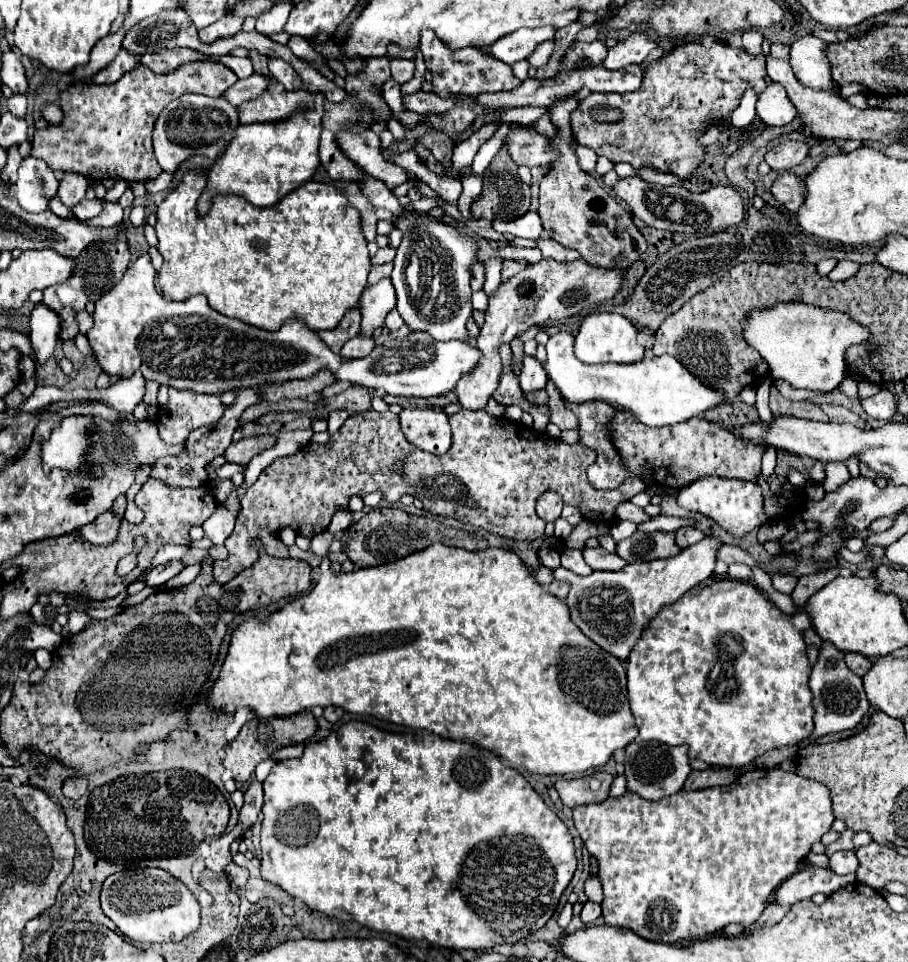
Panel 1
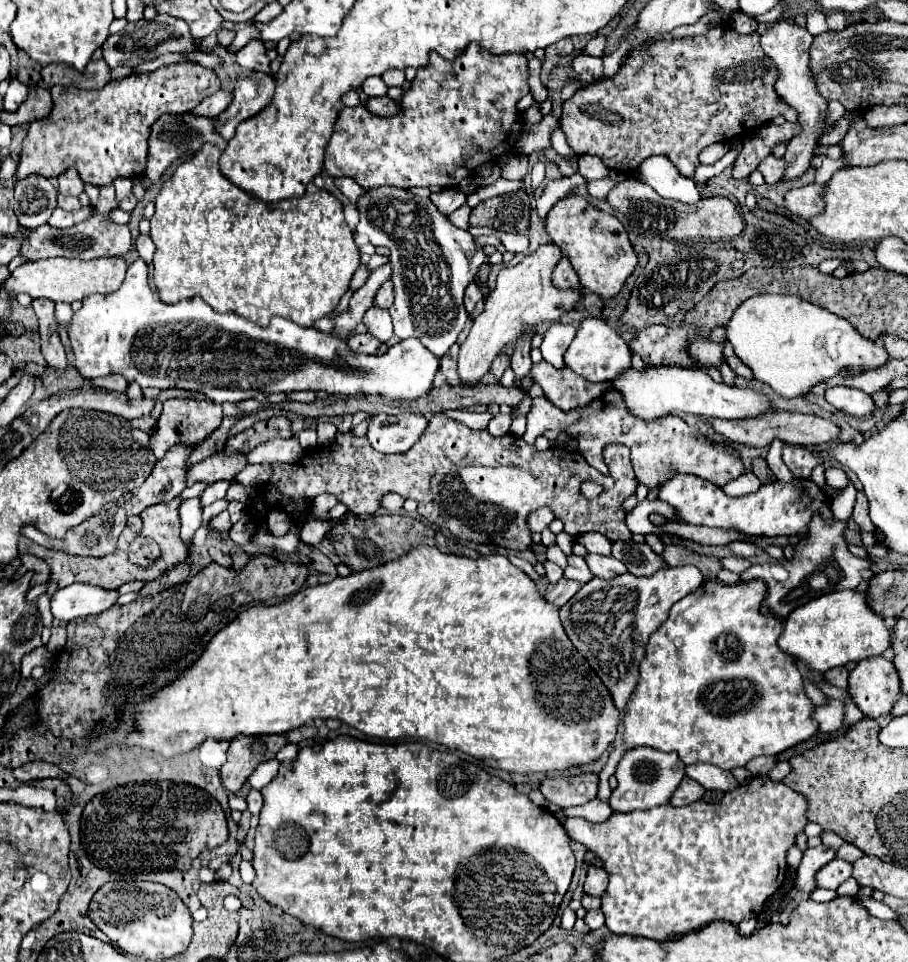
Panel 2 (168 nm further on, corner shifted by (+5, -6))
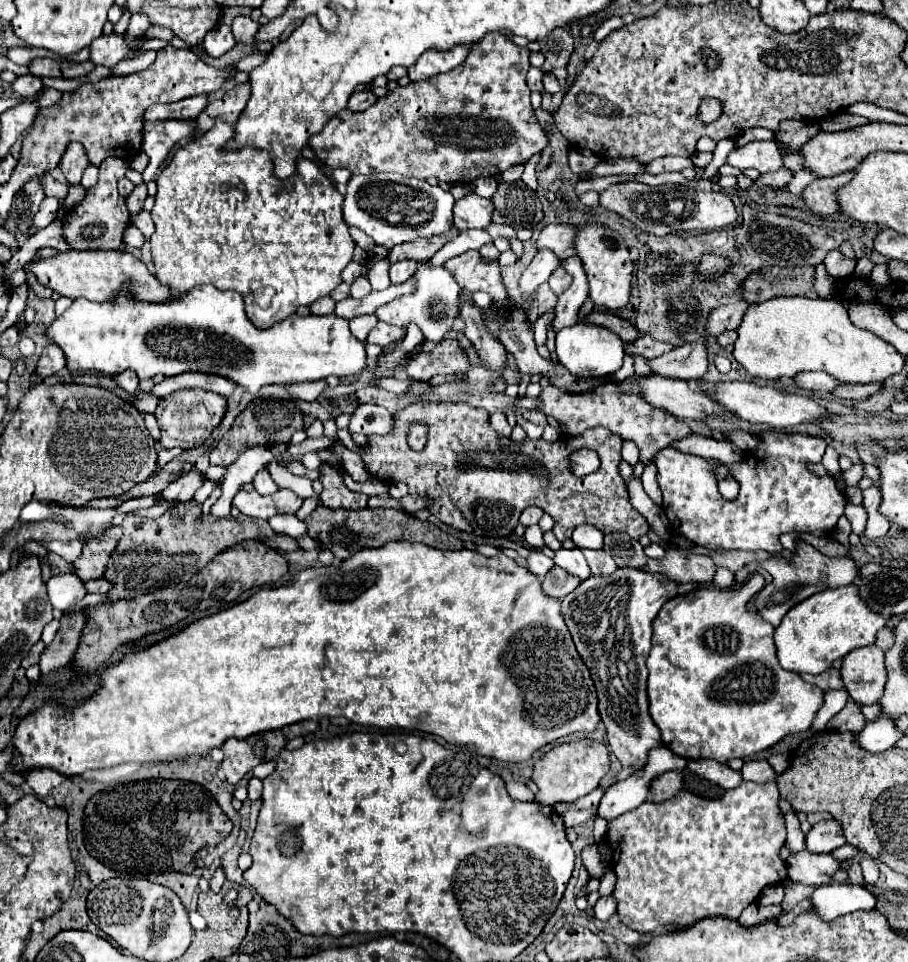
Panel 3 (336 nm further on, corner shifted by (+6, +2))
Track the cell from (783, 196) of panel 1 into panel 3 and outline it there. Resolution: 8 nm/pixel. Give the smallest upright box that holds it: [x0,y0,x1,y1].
[801,172,853,216]

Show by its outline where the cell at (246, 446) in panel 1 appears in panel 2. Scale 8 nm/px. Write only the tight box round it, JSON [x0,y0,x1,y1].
[186,452,246,486]

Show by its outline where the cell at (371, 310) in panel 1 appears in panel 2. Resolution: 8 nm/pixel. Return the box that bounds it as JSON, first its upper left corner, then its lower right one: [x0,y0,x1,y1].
[374,280,394,308]

